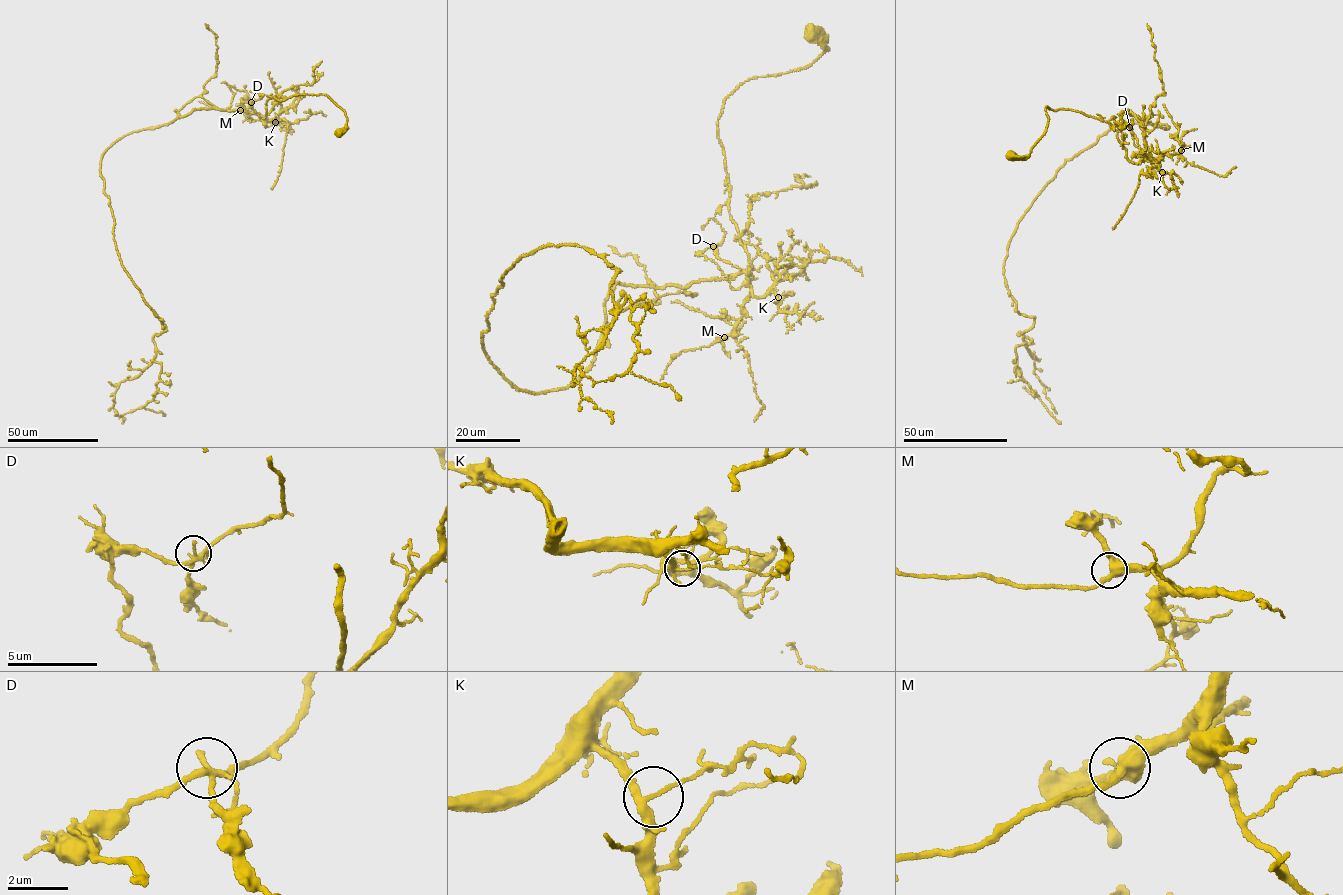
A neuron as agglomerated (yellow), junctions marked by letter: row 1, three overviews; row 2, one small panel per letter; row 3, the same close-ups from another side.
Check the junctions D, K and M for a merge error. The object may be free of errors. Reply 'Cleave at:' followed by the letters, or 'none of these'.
Cleave at: D

